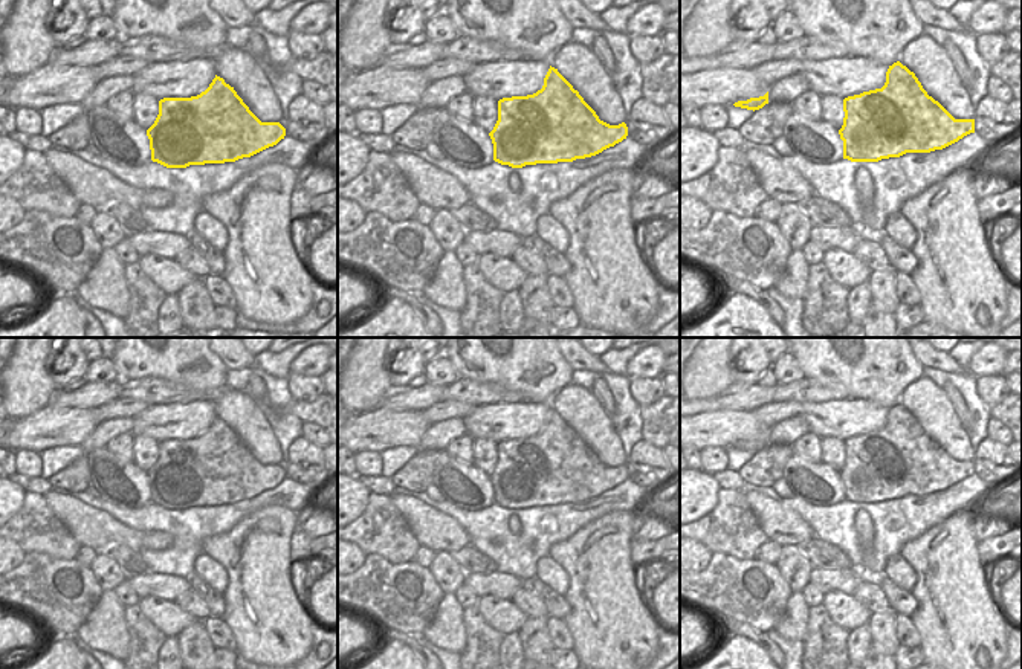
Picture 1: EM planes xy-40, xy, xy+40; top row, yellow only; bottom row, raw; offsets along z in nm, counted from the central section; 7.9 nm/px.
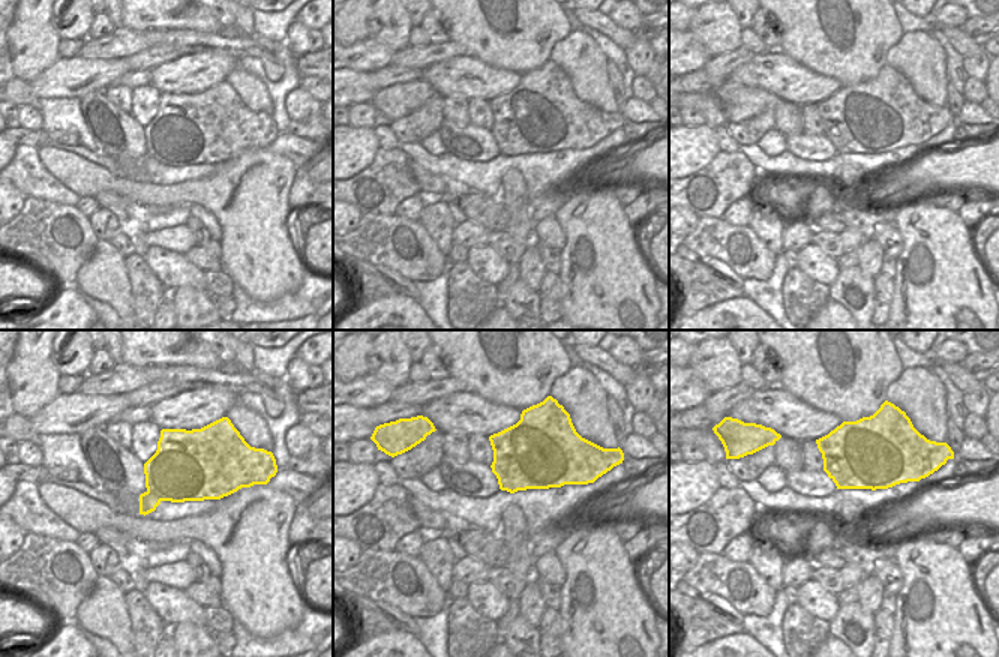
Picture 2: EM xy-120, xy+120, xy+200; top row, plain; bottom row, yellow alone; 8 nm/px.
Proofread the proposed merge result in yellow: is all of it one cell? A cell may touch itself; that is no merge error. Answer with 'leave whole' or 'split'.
split

